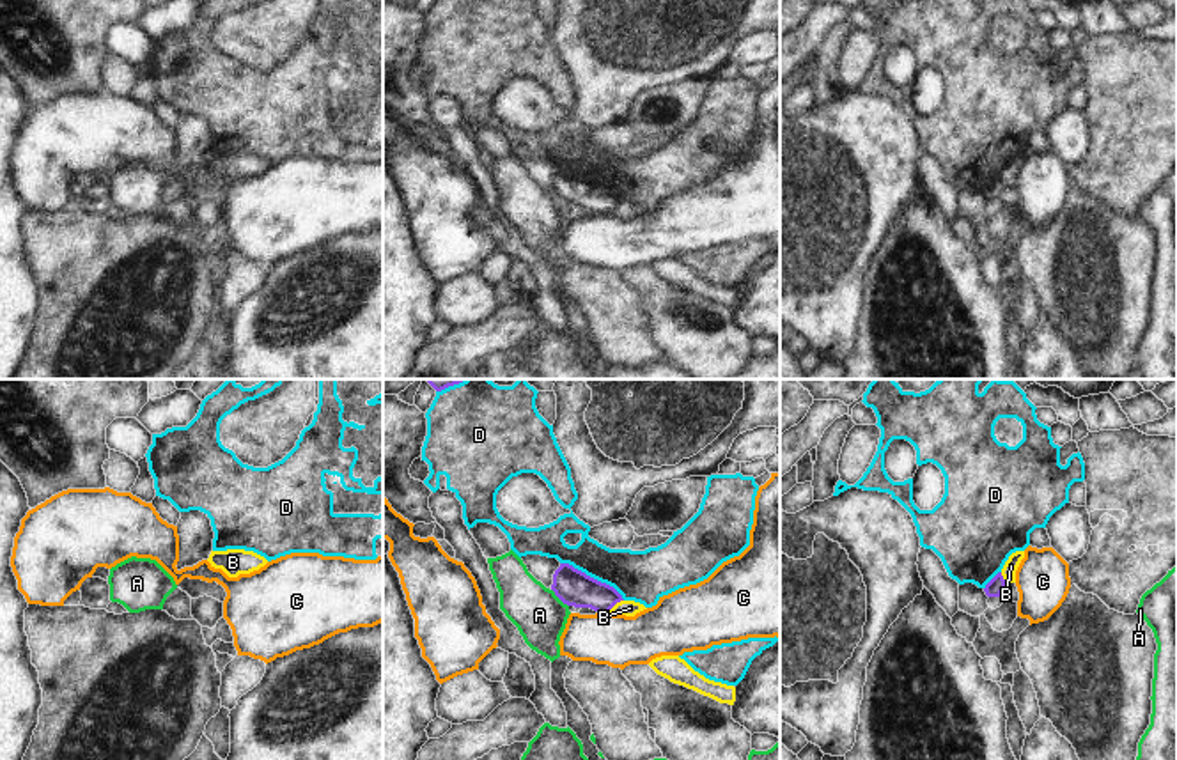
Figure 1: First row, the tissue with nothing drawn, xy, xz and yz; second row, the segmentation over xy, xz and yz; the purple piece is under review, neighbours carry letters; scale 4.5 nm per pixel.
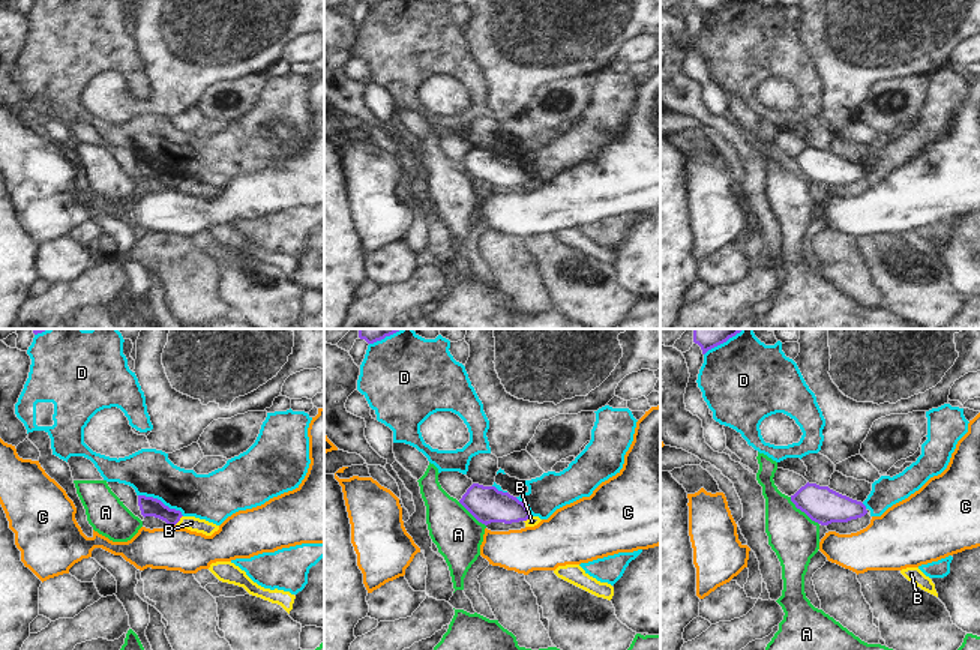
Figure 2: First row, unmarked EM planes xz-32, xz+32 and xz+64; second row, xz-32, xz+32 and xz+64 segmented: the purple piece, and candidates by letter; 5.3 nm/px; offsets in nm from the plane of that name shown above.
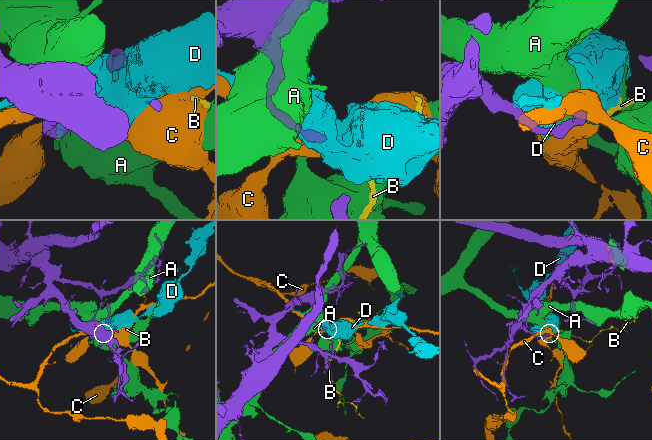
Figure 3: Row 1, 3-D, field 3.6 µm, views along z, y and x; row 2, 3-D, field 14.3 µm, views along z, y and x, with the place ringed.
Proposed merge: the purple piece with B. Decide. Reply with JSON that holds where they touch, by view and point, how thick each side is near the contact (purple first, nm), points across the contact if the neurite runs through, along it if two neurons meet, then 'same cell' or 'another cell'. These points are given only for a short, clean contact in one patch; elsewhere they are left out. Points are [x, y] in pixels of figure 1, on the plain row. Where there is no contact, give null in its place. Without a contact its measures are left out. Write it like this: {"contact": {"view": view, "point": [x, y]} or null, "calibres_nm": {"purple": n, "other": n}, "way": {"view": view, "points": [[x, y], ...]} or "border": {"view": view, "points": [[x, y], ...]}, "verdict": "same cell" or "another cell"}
{"contact": {"view": "xz", "point": [615, 206]}, "calibres_nm": {"purple": 160, "other": 80}, "border": {"view": "xz", "points": [[623, 202], [608, 213]]}, "verdict": "another cell"}

